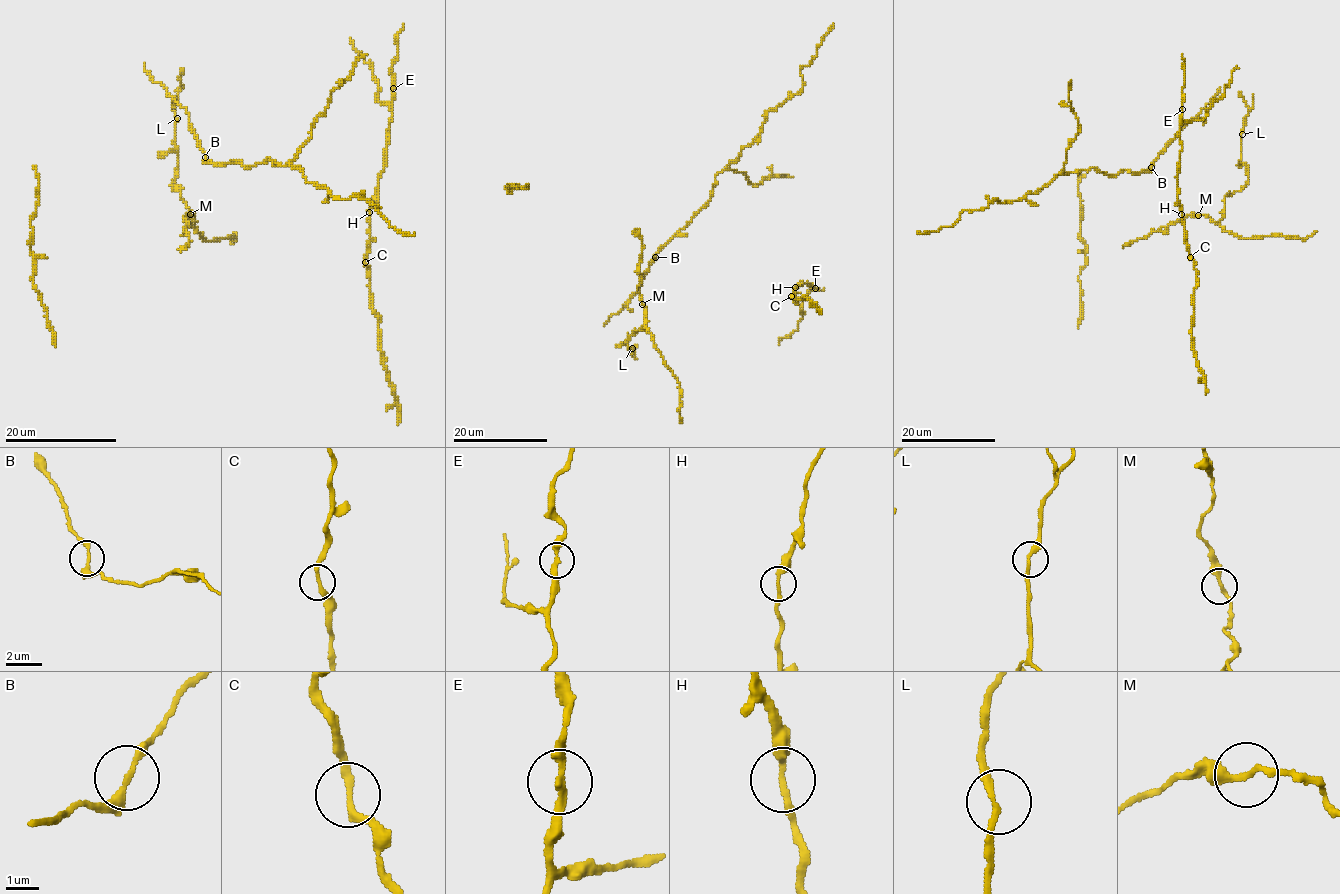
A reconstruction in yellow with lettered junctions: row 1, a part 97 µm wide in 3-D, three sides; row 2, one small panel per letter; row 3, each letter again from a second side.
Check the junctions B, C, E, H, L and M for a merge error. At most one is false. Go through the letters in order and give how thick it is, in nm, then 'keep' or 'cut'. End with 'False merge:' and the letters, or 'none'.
B: 240 nm thick; keep
C: 240 nm thick; keep
E: 240 nm thick; keep
H: 240 nm thick; keep
L: 200 nm thick; keep
M: 240 nm thick; keep
False merge: none

